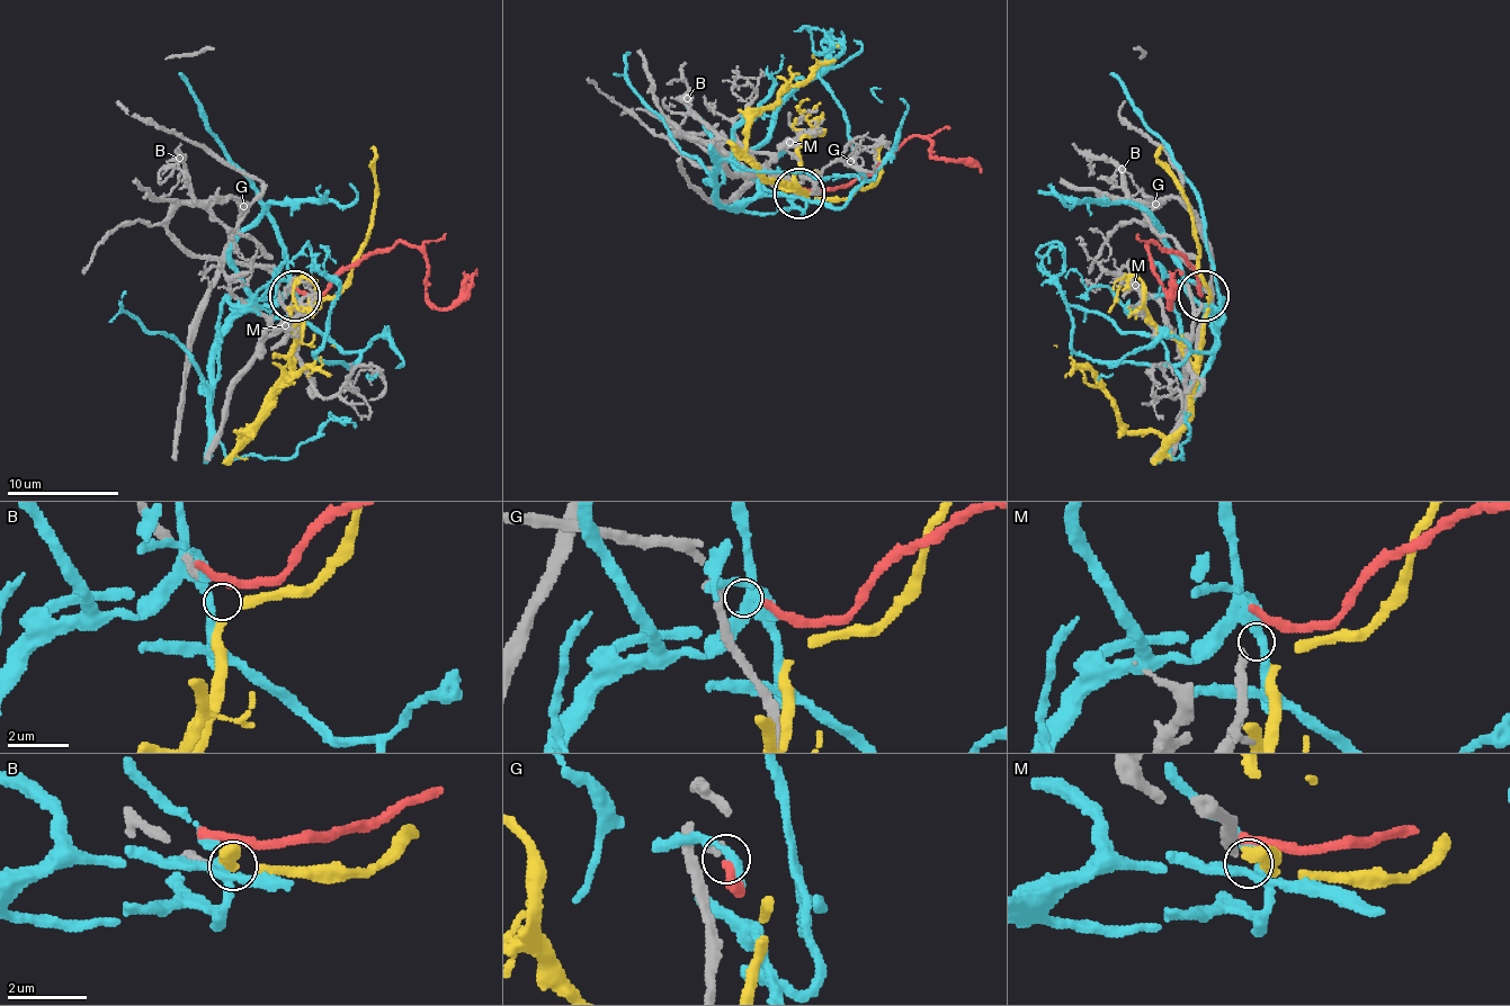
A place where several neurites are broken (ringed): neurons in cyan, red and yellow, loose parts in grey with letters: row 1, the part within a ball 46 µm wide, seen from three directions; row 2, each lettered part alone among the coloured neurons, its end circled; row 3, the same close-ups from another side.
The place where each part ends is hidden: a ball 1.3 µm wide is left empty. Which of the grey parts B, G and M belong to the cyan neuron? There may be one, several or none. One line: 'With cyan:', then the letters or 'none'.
With cyan: none

